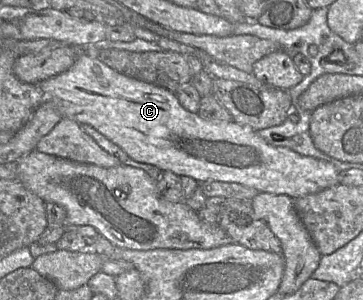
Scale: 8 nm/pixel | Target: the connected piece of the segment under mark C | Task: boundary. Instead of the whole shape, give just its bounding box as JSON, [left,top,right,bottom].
[38,52,339,199]

